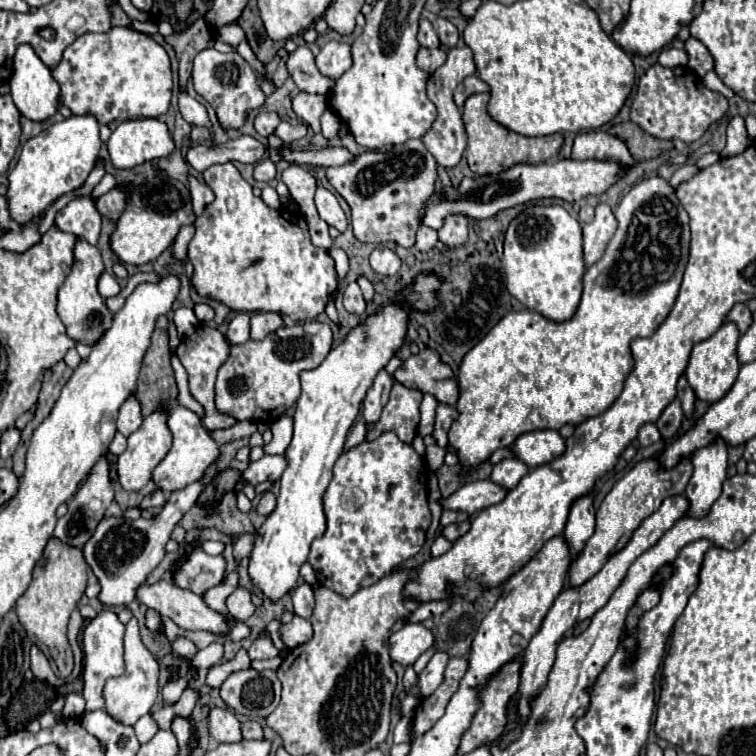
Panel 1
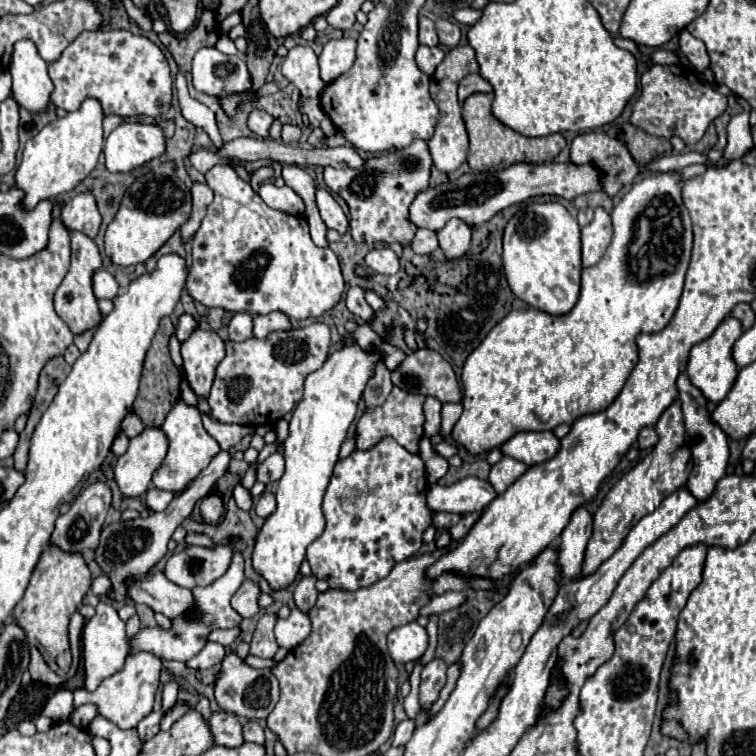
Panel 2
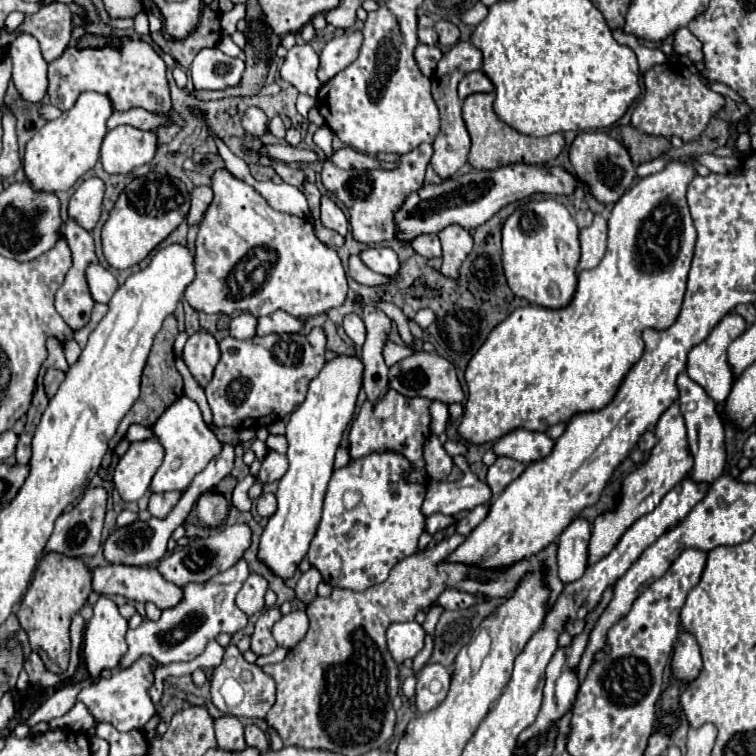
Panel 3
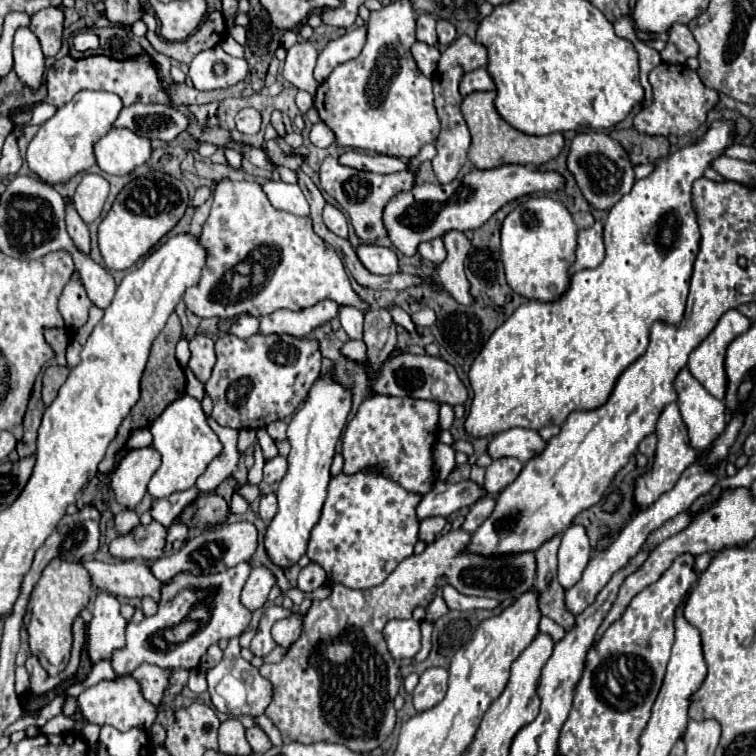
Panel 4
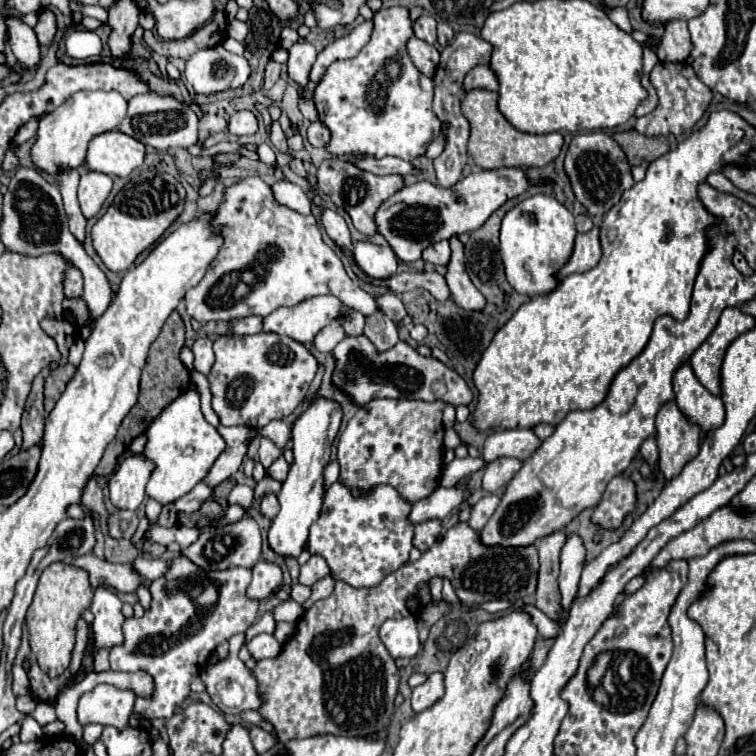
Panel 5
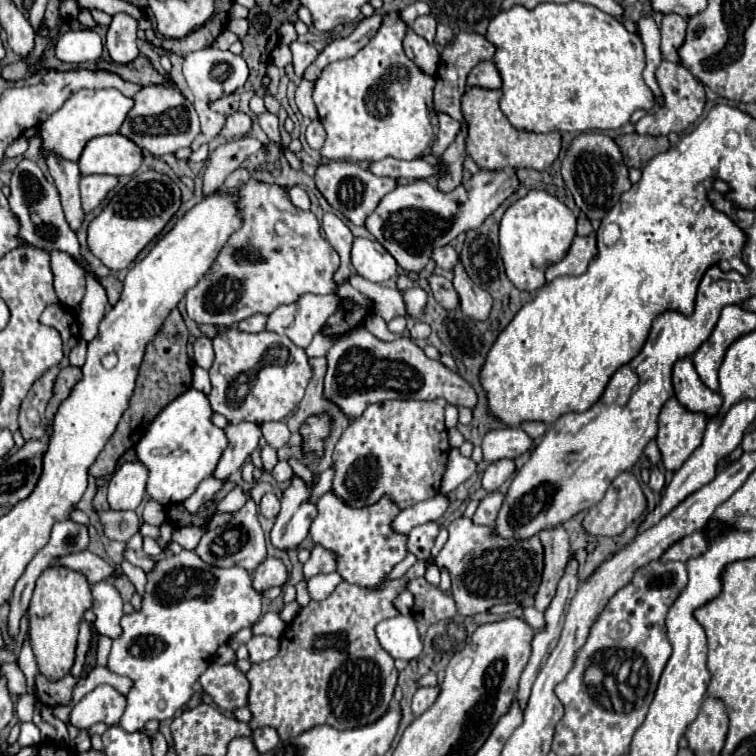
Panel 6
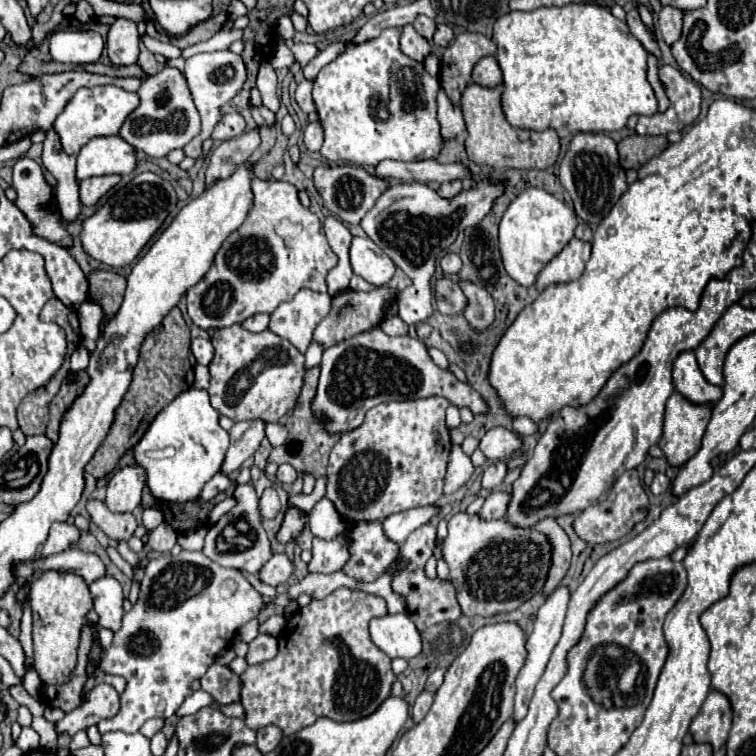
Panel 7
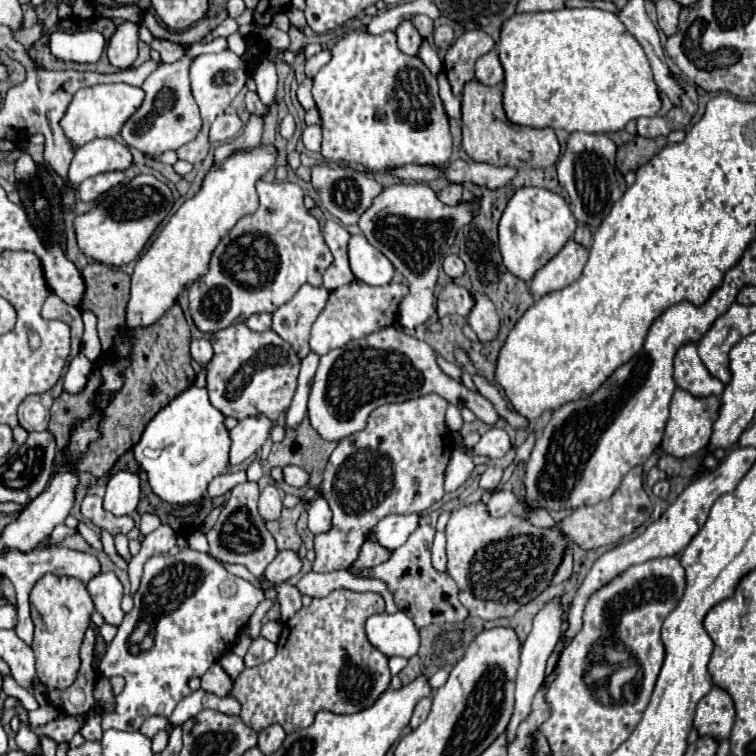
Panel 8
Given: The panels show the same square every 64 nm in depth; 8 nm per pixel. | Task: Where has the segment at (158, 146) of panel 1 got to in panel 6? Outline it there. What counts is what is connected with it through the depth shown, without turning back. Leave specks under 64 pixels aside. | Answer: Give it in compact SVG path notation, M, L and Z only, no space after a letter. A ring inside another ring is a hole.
M106 134L92 138L82 156L80 172L82 174L112 174L112 176L130 176L142 164L142 150L130 138L122 134Z

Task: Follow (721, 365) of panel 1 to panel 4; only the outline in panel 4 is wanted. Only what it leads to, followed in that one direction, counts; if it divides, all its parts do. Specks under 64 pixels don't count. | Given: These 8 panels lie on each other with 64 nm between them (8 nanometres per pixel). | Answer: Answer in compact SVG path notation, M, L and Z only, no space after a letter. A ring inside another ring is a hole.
M728 310L708 338L692 350L688 358L690 374L718 400L724 400L728 378L724 370L724 356L728 344L750 328L750 320L738 310Z

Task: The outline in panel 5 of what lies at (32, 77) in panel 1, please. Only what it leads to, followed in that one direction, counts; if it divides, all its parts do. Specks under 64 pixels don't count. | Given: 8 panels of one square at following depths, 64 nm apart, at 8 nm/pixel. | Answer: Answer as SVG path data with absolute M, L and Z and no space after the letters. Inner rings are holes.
M10 16L6 20L6 26L10 30L10 50L14 52L22 72L34 70L40 64L40 44L34 30L22 24L16 16Z

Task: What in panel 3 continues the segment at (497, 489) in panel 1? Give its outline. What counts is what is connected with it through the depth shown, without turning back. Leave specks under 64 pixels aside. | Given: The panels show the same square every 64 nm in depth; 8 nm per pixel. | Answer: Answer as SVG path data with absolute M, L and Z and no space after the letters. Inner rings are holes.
M466 472L464 478L456 482L430 482L426 486L426 500L422 504L422 512L426 516L434 512L454 516L480 504L488 504L490 500L492 490L488 490L488 484L480 482L472 472Z

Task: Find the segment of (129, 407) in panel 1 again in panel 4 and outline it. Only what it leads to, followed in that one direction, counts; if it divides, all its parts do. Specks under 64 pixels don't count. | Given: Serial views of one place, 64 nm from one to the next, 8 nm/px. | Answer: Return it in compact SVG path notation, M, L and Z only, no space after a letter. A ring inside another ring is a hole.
M148 428L144 430L134 430L132 436L128 438L128 448L134 450L134 448L144 448L144 446L150 446L152 444L152 434Z

